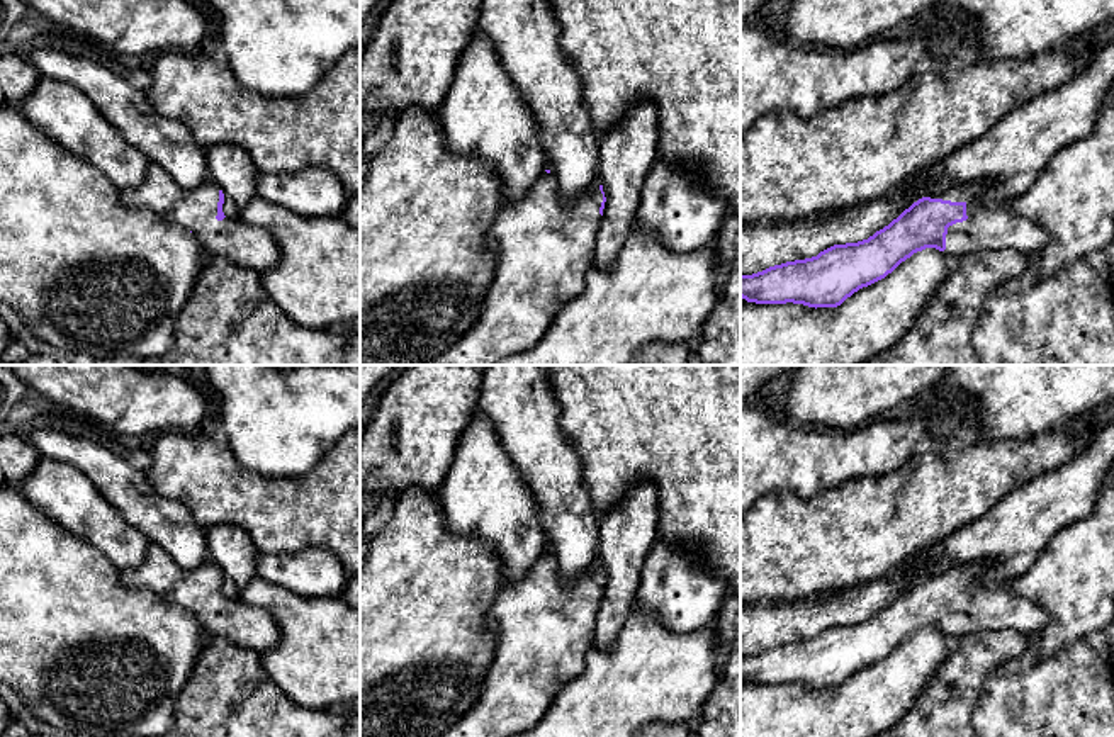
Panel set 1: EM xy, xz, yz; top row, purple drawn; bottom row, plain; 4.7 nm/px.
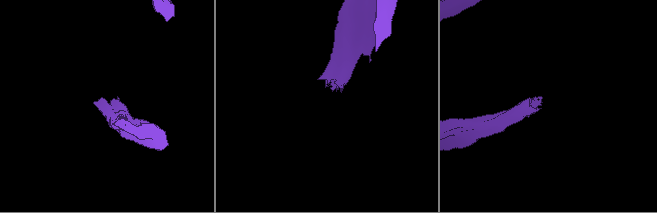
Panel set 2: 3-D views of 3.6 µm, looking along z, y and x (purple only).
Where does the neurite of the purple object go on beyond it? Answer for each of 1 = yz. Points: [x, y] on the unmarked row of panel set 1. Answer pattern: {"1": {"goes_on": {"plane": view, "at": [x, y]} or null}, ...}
{"1": {"goes_on": {"plane": "yz", "at": [989, 608]}}}

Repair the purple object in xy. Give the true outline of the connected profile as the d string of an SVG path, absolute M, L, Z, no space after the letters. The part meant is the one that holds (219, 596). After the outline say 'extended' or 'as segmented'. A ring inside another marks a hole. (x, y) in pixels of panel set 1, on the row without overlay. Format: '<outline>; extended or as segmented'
M149 542L143 564L119 571L119 582L127 589L153 591L165 603L188 610L207 635L258 654L280 640L278 625L268 611L224 596L224 574L211 559L195 569L182 569Z; extended

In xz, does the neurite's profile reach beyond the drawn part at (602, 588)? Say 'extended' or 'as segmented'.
extended

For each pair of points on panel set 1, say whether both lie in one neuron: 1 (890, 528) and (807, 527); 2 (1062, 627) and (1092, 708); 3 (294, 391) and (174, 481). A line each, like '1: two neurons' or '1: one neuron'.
1: one neuron
2: two neurons
3: two neurons

